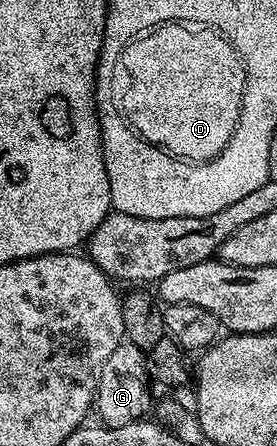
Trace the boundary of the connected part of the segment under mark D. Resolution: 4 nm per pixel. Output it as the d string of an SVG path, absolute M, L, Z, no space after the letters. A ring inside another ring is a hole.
M165 22L164 25L155 27L138 38L133 39L135 46L132 46L127 54L124 54L122 61L123 75L128 78L128 83L132 85L131 90L123 93L123 103L118 108L123 114L125 122L136 131L140 137L151 142L153 146L159 146L161 150L171 154L174 158L179 158L185 162L208 162L212 158L217 158L226 148L226 144L230 144L230 136L234 136L236 125L240 119L242 112L242 100L244 99L244 89L246 88L246 80L248 75L244 72L244 61L241 60L240 54L233 46L228 43L228 39L218 30L212 29L211 26L202 26L199 22ZM162 102L162 122L158 122L158 126L150 126L150 122L154 124L154 104Z

